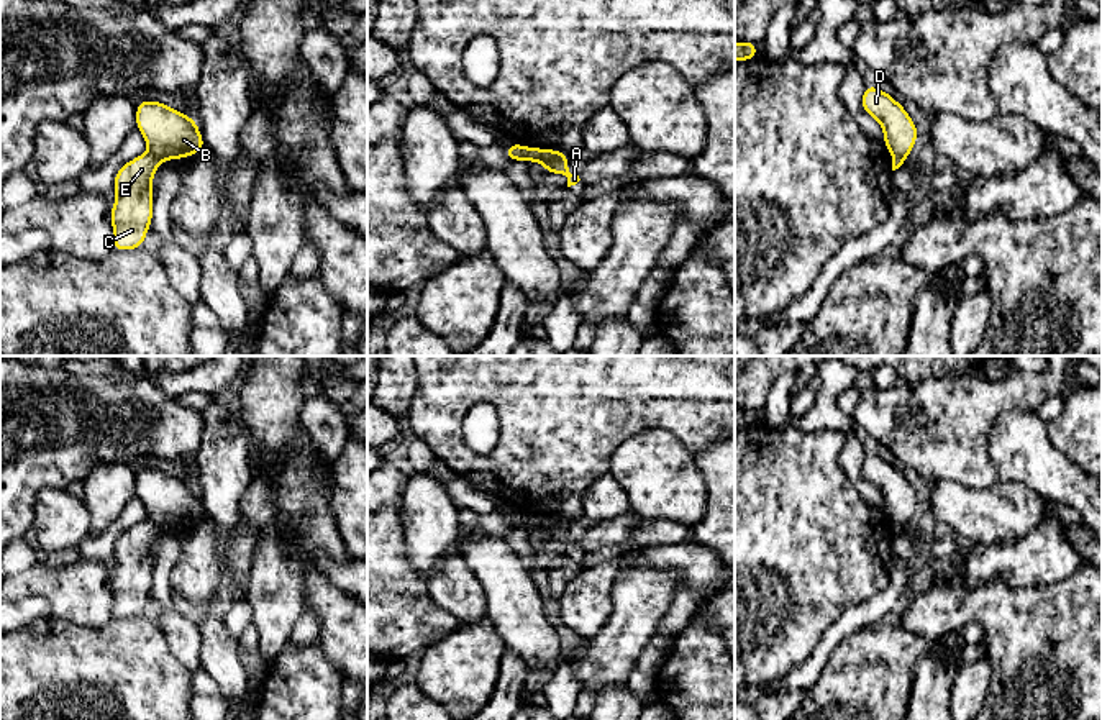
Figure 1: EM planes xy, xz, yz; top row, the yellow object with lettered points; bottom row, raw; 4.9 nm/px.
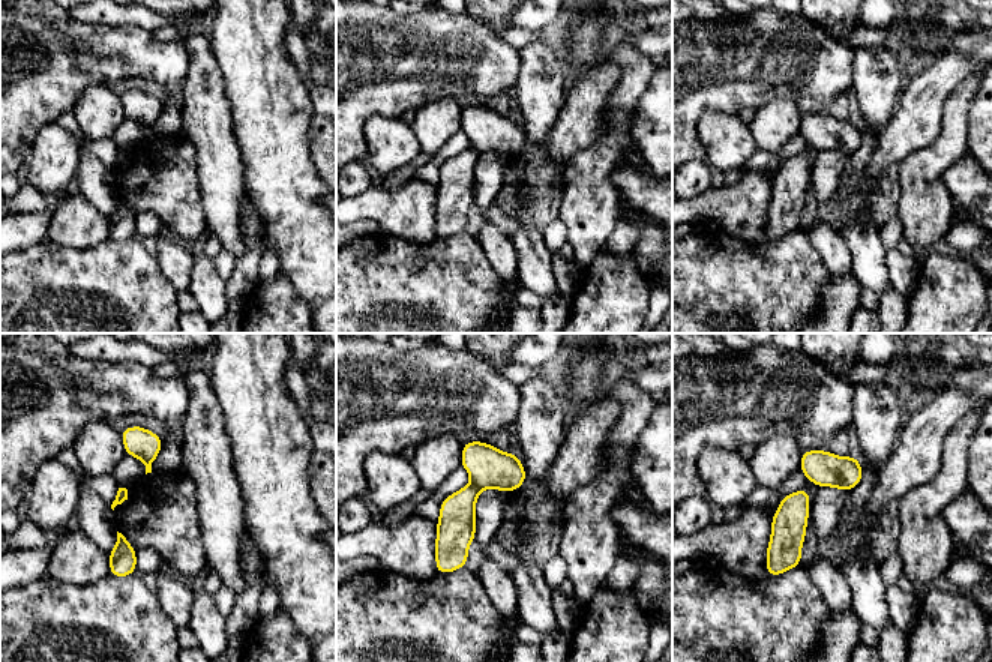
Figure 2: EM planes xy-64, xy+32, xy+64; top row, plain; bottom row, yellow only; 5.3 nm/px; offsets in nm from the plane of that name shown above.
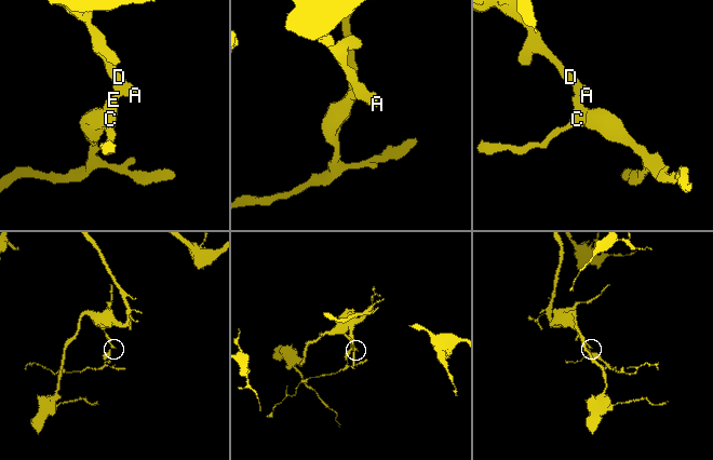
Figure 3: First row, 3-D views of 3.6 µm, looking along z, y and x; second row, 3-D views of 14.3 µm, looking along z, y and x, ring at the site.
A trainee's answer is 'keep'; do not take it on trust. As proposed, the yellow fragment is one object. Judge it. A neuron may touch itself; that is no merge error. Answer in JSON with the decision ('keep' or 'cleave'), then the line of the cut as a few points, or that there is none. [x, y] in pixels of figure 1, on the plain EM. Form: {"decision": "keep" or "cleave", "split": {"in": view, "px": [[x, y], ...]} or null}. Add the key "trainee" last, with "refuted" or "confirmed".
{"decision": "cleave", "split": {"in": "xy", "px": [[148, 520], [153, 520], [161, 528]]}, "trainee": "refuted"}

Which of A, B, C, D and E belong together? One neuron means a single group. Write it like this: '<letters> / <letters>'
A B D / C E

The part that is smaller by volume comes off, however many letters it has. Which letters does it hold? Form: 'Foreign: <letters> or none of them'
Foreign: C, E

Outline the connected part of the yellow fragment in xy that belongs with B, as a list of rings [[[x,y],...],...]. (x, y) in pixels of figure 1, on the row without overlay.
[[[156,467],[136,471],[136,495],[144,504],[149,522],[161,530],[190,525],[205,517],[195,487]]]

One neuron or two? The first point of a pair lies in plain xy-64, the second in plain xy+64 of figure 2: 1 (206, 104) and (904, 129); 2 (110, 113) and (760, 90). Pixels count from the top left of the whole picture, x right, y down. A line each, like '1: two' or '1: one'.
1: two
2: two

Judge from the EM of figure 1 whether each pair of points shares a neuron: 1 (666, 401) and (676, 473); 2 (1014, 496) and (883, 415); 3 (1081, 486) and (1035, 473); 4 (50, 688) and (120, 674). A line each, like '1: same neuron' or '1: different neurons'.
1: different neurons
2: different neurons
3: same neuron
4: same neuron

